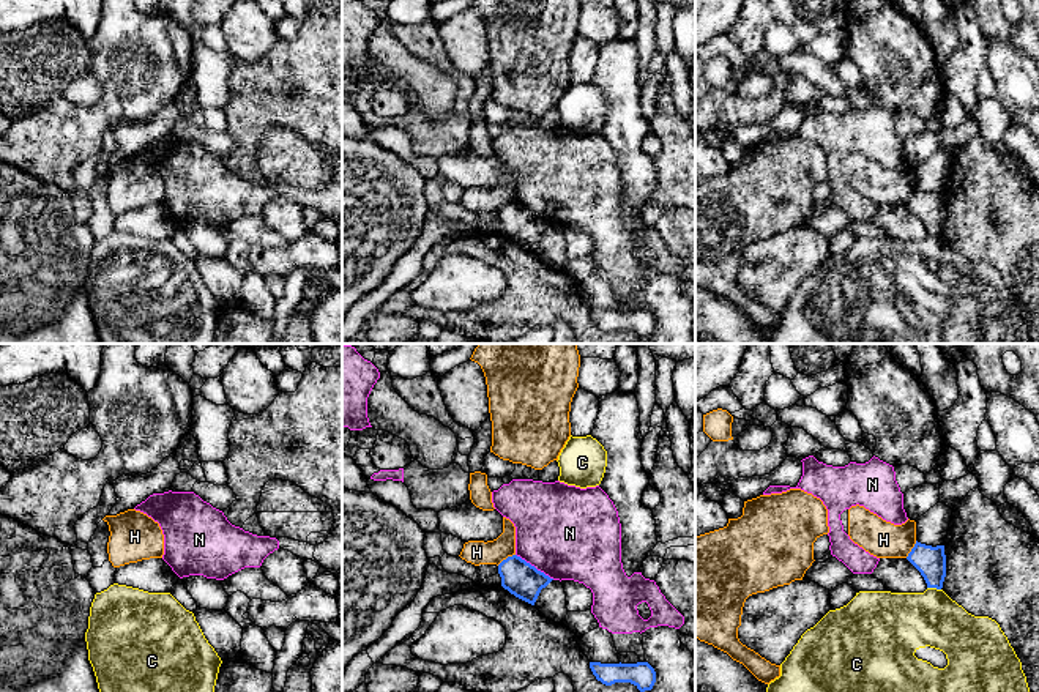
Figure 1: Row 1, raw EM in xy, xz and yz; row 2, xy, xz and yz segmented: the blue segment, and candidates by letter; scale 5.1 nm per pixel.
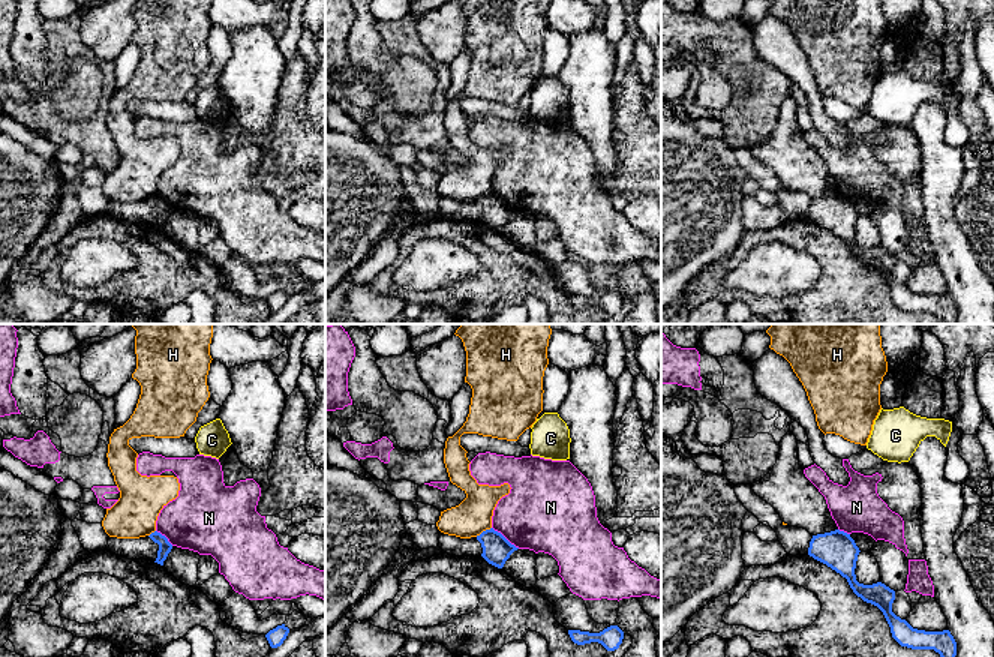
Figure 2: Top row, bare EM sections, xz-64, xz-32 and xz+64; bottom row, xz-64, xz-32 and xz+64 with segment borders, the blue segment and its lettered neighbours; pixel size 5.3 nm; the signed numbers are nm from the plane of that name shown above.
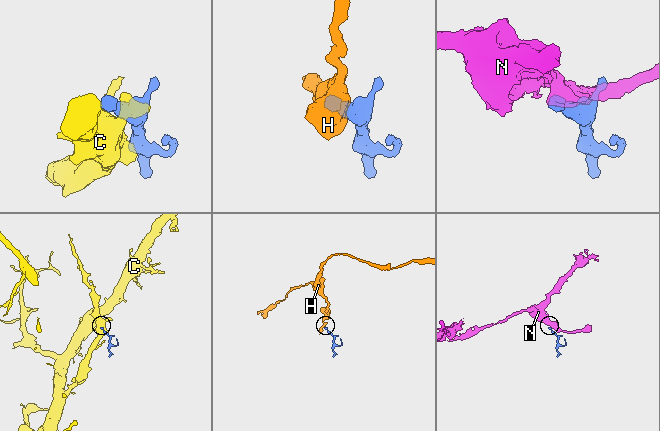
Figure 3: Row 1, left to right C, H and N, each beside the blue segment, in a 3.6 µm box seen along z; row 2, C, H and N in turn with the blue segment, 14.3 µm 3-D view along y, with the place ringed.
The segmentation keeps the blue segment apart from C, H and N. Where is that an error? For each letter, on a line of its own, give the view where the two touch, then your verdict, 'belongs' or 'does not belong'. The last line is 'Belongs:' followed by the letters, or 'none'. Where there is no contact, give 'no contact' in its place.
C: yz | does not belong
H: xz | does not belong
N: xz | does not belong
Belongs: none

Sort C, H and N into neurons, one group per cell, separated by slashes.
C / H / N

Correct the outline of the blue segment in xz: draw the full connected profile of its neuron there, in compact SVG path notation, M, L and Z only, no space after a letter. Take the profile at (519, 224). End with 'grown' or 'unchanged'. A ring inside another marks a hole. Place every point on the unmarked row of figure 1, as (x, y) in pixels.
M517 202L503 206L498 211L498 221L505 236L531 252L534 252L541 236L553 227Z | unchanged

